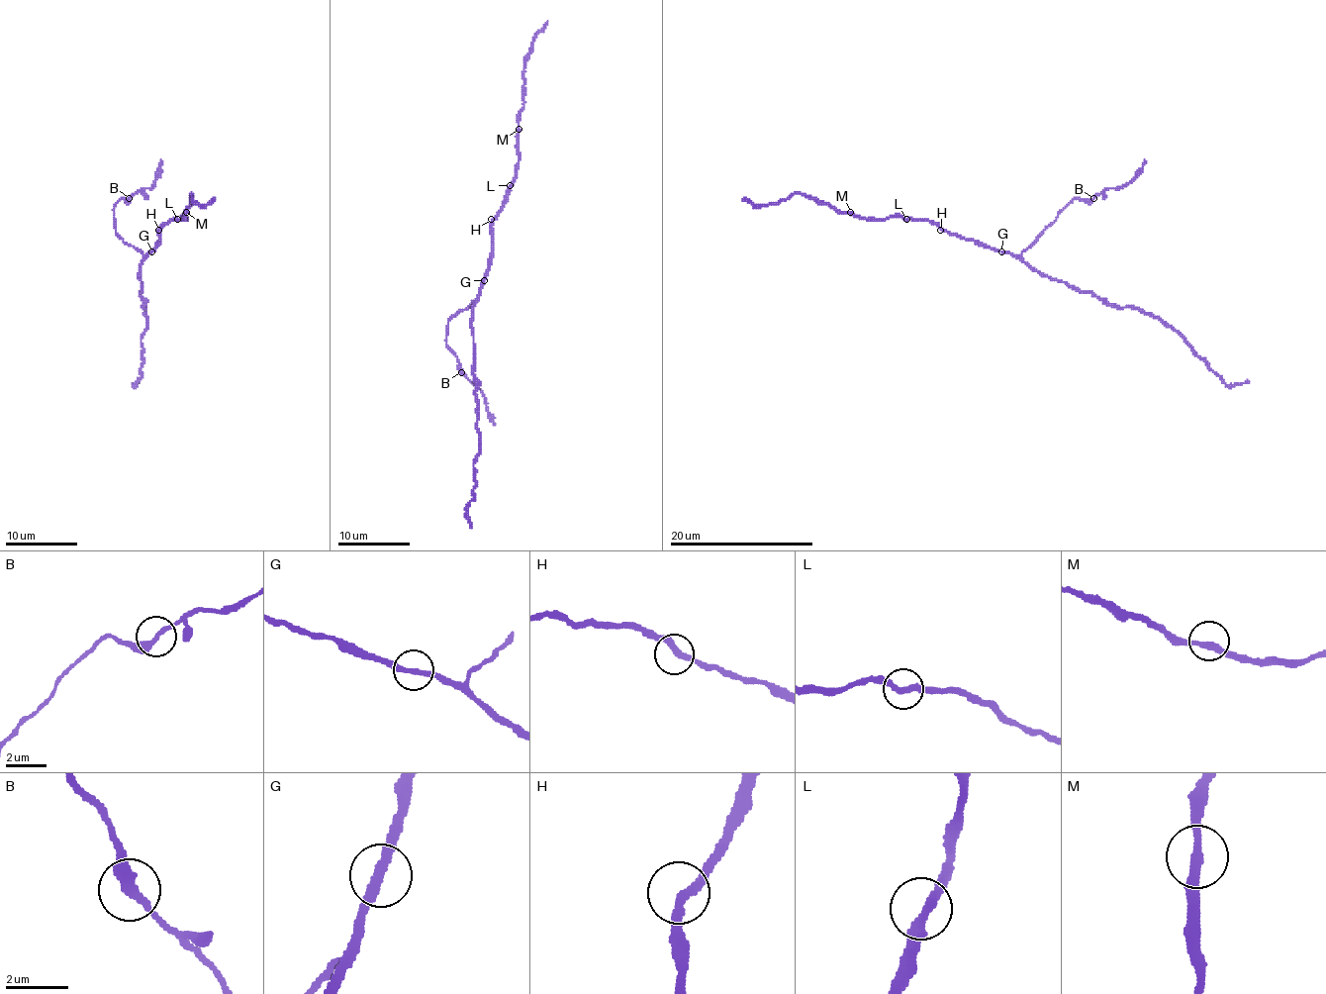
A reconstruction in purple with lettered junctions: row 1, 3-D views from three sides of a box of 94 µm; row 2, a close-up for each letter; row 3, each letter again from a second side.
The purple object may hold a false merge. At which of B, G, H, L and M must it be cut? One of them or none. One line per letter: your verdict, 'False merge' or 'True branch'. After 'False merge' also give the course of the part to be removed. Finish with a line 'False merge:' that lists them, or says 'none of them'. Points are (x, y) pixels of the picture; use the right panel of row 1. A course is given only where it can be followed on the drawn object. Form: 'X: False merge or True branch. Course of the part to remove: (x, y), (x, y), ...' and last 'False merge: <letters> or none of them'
B: True branch
G: True branch
H: True branch
L: True branch
M: True branch
False merge: none of them

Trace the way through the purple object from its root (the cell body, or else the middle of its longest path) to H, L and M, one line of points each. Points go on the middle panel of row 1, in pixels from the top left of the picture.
H: (482, 280), (491, 251), (491, 219)
L: (482, 280), (491, 251), (491, 221), (499, 214), (510, 185)
M: (482, 280), (491, 251), (491, 221), (502, 207), (519, 161), (519, 129)

